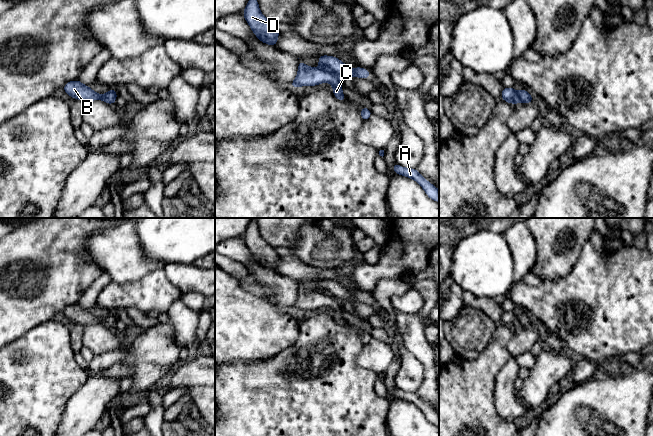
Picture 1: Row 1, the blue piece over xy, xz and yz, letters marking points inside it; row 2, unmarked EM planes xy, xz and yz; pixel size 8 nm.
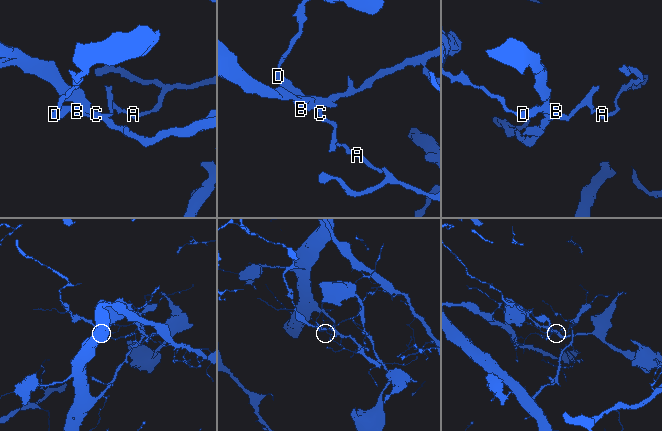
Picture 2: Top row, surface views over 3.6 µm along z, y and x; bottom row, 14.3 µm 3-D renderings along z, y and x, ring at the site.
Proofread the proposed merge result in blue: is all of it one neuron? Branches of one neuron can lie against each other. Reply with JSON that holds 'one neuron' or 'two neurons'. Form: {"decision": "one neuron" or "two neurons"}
{"decision": "two neurons"}

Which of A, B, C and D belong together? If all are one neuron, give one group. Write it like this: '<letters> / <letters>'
A C / B D

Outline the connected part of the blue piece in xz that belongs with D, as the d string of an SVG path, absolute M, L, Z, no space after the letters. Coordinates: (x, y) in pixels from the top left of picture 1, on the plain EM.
M254 218L249 223L242 238L251 254L261 266L276 270L280 256L277 254L275 247L269 245L261 237Z

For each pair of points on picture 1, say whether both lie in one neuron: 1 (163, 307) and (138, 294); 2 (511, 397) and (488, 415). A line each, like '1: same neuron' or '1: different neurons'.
1: same neuron
2: different neurons

